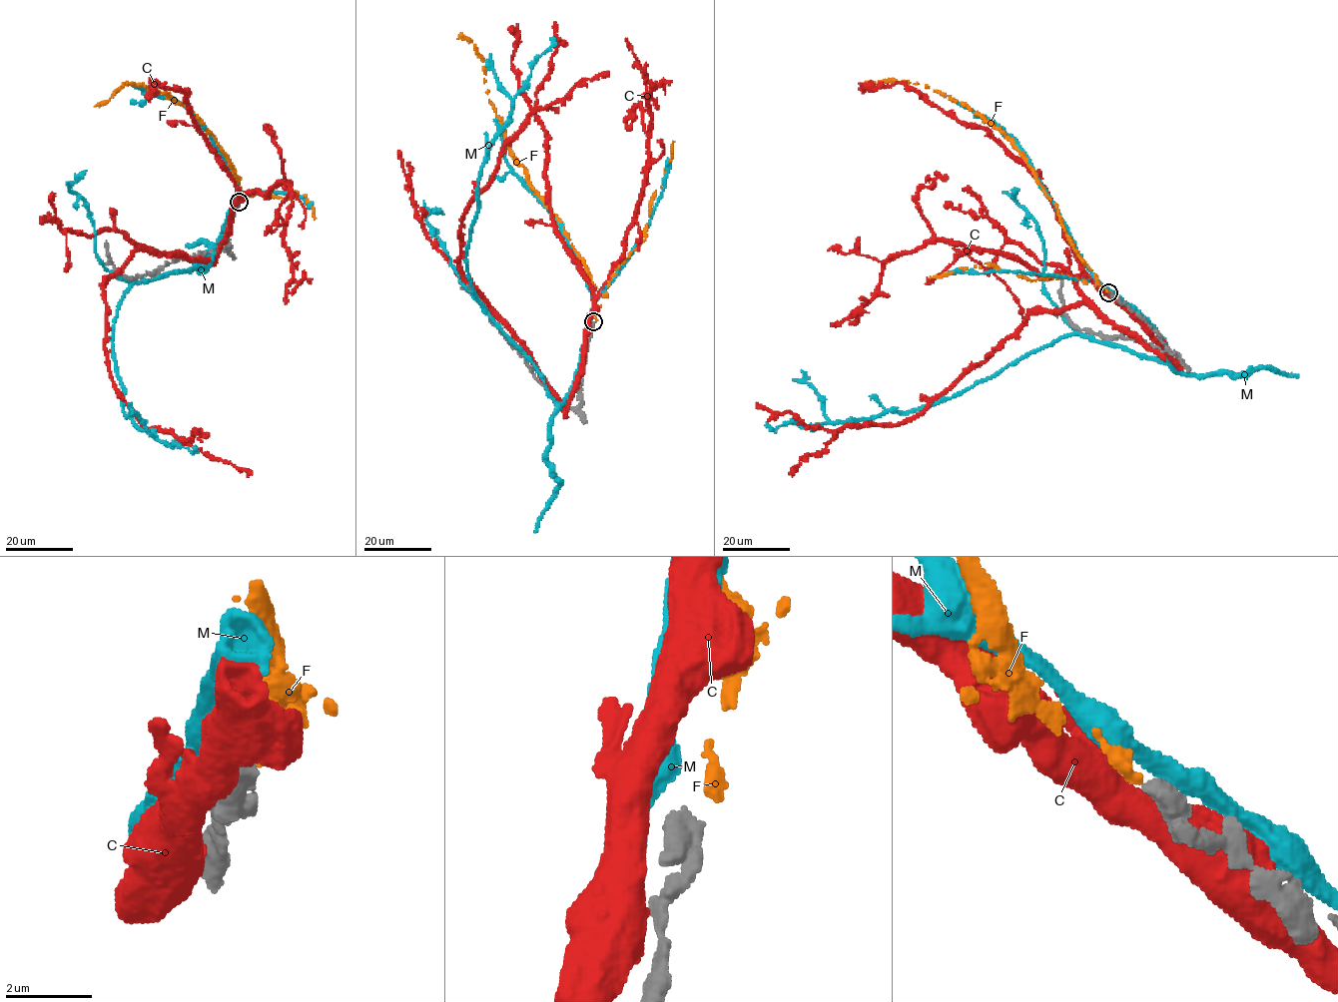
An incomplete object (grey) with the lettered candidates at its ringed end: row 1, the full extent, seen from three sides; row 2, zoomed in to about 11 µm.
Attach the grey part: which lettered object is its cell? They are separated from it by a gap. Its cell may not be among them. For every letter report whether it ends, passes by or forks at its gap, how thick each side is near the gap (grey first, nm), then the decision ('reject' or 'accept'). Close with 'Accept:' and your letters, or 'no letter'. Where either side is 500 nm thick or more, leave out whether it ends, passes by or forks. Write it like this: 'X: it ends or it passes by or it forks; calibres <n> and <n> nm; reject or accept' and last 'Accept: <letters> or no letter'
C: calibres 550 and 550 nm; reject
F: calibres 550 and 340 nm; accept
M: calibres 550 and 460 nm; reject
Accept: F

